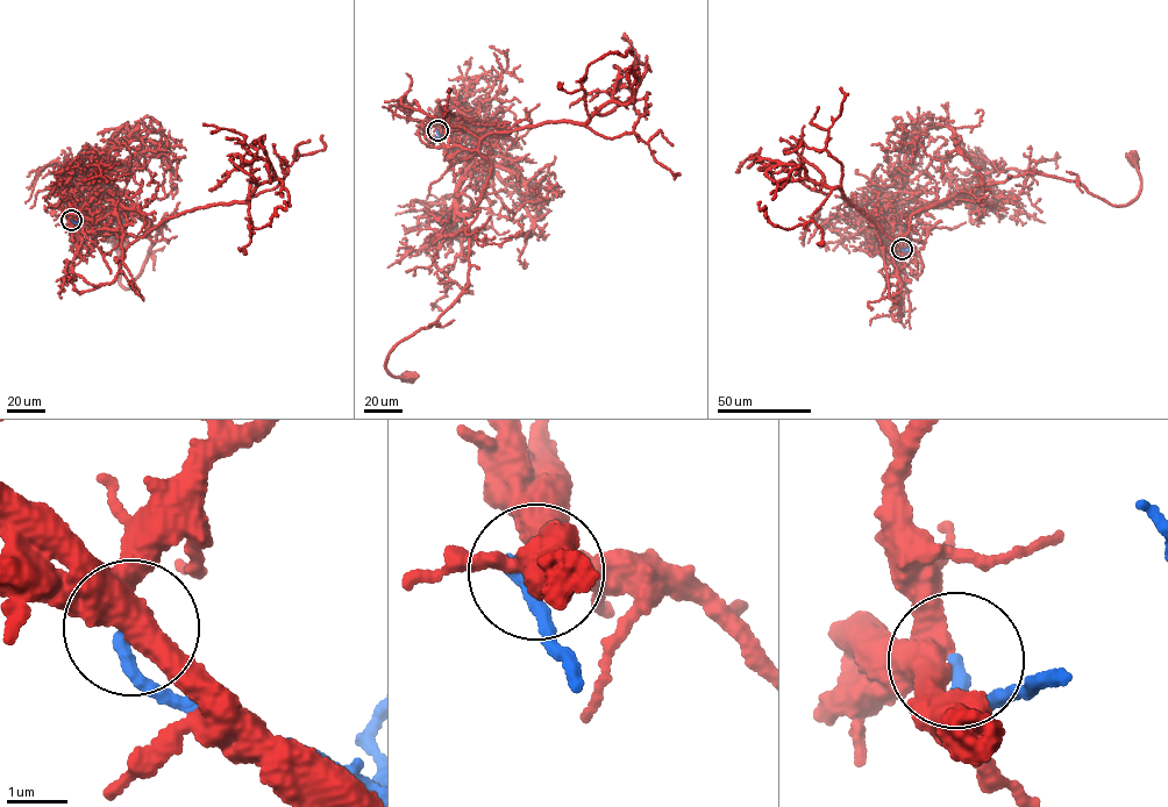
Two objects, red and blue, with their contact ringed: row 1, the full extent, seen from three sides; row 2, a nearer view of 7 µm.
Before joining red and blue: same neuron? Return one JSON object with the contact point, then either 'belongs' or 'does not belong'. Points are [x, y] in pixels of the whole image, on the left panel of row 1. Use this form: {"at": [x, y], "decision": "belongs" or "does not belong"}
{"at": [71, 220], "decision": "belongs"}

